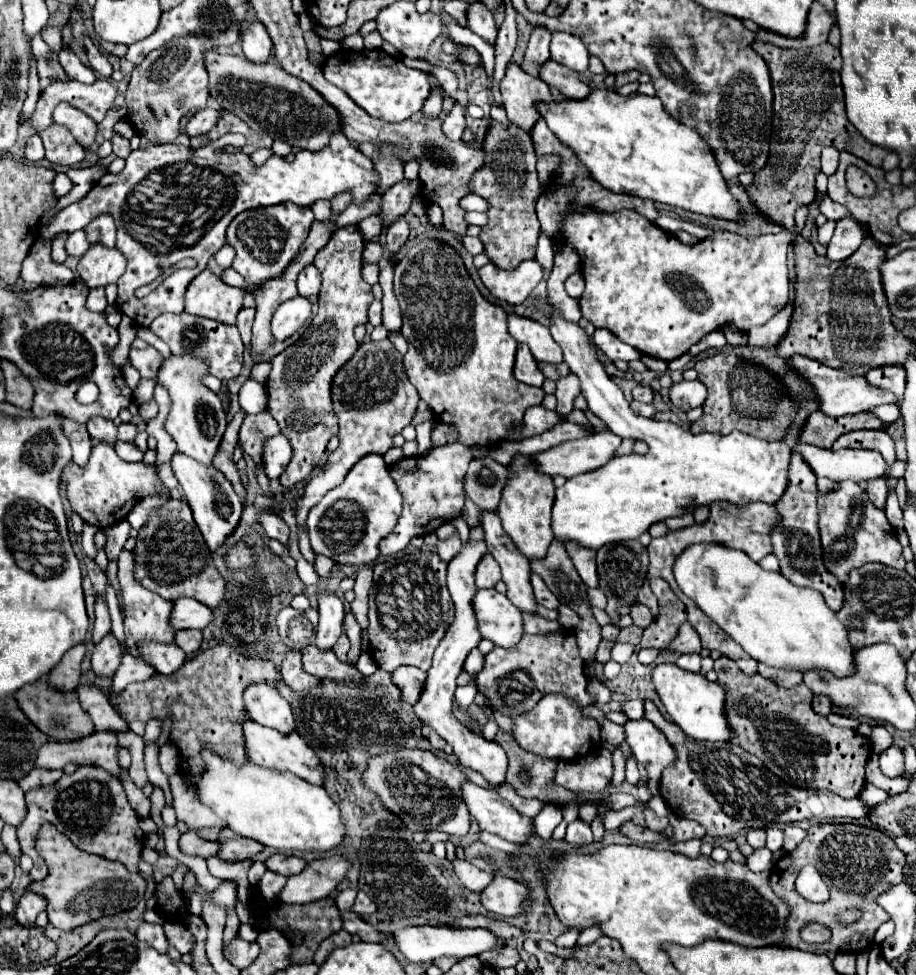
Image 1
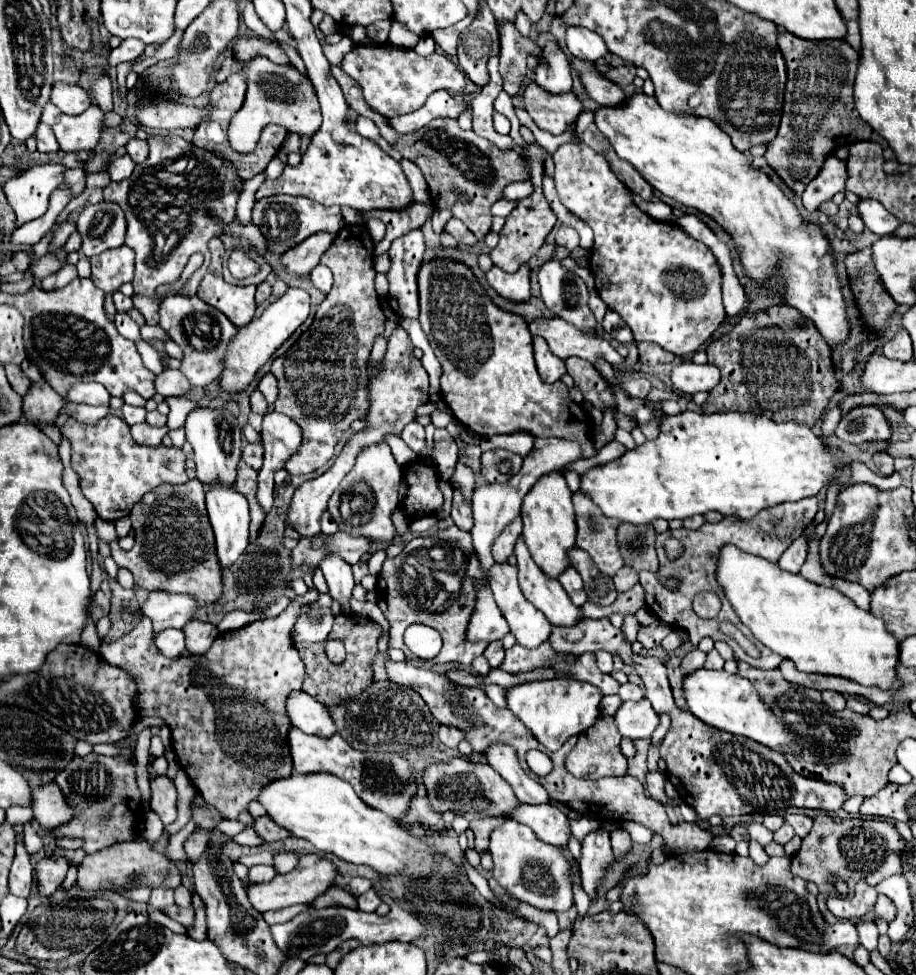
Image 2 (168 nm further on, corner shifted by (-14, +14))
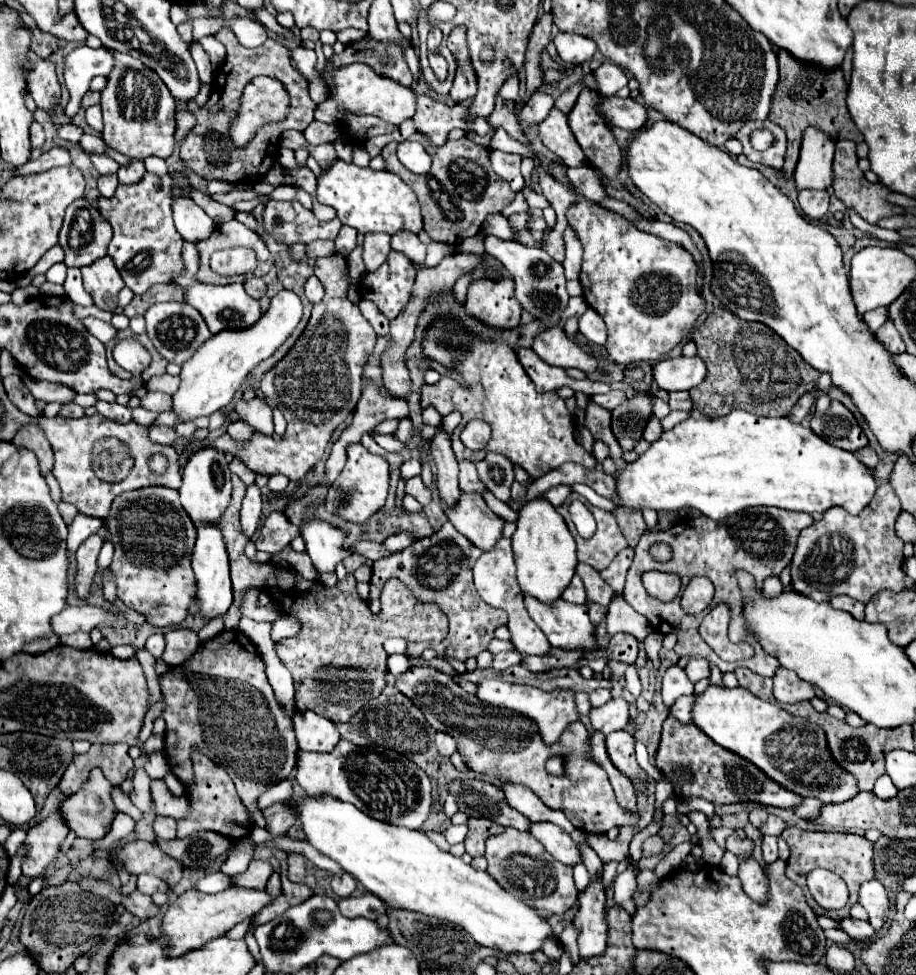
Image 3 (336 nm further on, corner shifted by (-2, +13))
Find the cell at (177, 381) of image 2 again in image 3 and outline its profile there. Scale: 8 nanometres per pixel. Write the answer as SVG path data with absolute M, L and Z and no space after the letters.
M163 373L163 375L157 375L157 377L151 377L147 381L147 389L149 391L163 391L163 393L169 393L169 395L175 395L177 389L179 389L179 377L175 375L169 375L169 373Z

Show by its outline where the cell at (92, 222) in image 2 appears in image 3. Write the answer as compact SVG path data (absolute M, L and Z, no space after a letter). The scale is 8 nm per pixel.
M83 199L71 203L59 233L59 245L65 249L65 265L83 267L107 255L111 233L111 225L93 205Z

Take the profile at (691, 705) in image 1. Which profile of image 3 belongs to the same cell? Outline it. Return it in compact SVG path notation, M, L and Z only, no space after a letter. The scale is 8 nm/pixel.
M709 685L701 695L693 695L693 723L717 745L743 755L771 775L783 787L803 797L819 797L823 803L841 803L857 795L855 777L833 763L823 729L807 719L793 717L773 703L765 703L745 687Z

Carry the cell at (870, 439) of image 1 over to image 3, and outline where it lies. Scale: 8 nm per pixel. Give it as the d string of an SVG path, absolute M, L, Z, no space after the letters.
M833 401L825 415L813 415L811 429L827 443L845 451L857 451L869 445L869 439L865 437L853 413L839 401Z

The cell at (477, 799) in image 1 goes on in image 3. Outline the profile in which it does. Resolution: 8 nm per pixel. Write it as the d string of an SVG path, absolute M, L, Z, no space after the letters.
M531 823L529 827L529 833L543 843L543 847L555 857L559 859L561 863L567 863L567 865L575 865L579 863L579 851L577 851L577 845L575 841L569 837L569 833L565 833L559 825L555 823Z

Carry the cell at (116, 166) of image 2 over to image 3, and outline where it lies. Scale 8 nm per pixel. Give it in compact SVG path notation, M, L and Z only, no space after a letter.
M99 175L99 179L97 179L97 187L103 197L111 197L115 193L117 185L119 185L117 175Z

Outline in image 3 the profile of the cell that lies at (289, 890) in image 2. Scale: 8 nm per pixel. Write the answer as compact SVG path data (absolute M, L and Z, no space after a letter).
M229 887L225 891L219 891L219 893L201 893L197 889L189 889L175 899L173 907L169 905L169 909L163 917L161 933L169 937L169 945L171 945L169 953L171 955L183 955L189 949L199 949L209 939L221 937L233 925L241 923L243 919L249 919L249 917L257 915L263 907L267 907L275 899L277 897L269 895L265 889Z

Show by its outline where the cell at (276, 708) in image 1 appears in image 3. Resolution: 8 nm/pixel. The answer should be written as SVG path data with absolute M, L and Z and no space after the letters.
M295 711L293 729L299 749L305 751L331 751L339 741L337 727L315 711Z

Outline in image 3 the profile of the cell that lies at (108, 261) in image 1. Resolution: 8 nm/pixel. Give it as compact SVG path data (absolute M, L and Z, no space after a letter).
M105 255L103 259L97 259L95 263L83 267L81 273L83 285L87 293L93 297L95 305L113 313L117 307L117 293L125 285L113 259Z

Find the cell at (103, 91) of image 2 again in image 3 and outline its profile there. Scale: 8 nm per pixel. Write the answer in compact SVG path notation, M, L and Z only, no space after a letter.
M91 105L91 107L87 109L85 117L87 117L87 123L89 123L93 129L97 129L97 131L103 129L103 117L101 117L101 107L99 107L99 105Z

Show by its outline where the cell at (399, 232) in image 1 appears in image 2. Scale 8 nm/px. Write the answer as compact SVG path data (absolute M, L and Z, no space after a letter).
M411 230L407 236L393 240L389 248L391 268L387 272L389 280L389 306L395 314L403 318L419 316L419 290L417 290L417 274L423 264L423 232Z

